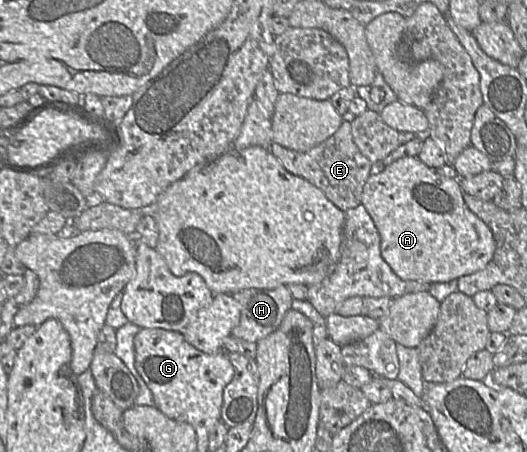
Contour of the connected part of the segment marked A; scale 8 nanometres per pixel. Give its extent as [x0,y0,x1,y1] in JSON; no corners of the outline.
[361,157,495,284]

